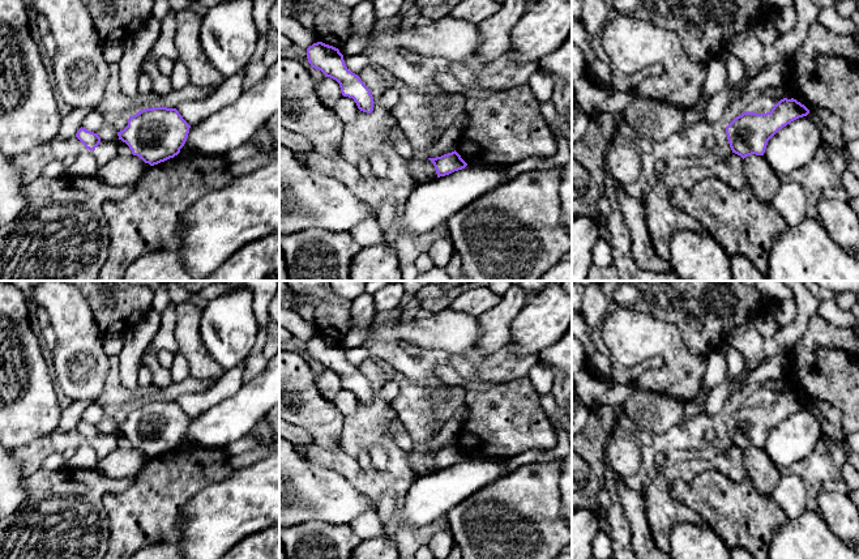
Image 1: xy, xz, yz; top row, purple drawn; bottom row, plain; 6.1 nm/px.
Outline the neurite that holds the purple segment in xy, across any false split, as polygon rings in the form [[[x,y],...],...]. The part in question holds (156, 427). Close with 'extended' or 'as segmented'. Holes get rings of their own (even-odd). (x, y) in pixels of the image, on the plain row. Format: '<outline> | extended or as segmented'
[[[145,401],[129,409],[128,418],[117,424],[133,448],[150,458],[174,451],[184,439],[191,418],[176,401]]] | as segmented

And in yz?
[[[794,391],[781,392],[766,406],[744,404],[726,419],[730,440],[743,452],[752,447],[764,448],[768,434],[779,422],[808,406],[809,402]]] | as segmented

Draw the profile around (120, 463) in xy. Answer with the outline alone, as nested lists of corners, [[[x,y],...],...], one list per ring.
[[[116,448],[98,462],[97,470],[110,478],[133,478],[142,471],[144,460],[137,448]]]

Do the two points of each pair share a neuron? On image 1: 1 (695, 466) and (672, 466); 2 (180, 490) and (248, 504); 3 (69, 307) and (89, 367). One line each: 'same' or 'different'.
1: same
2: different
3: same

